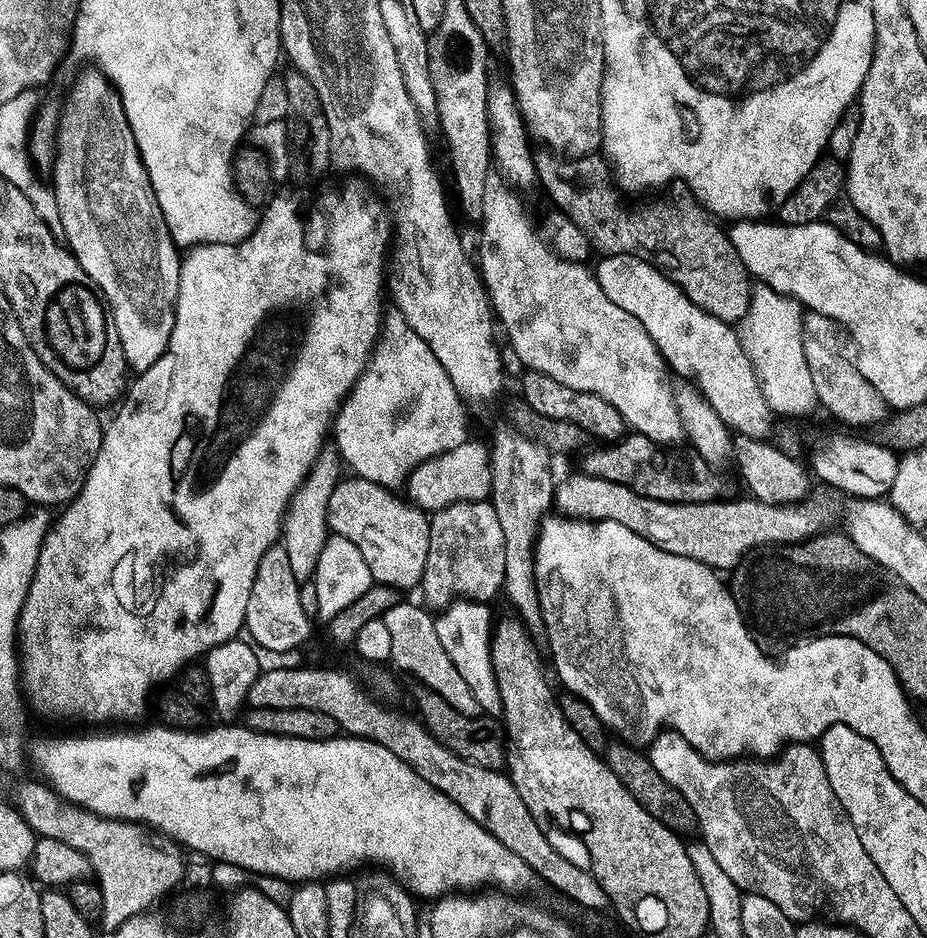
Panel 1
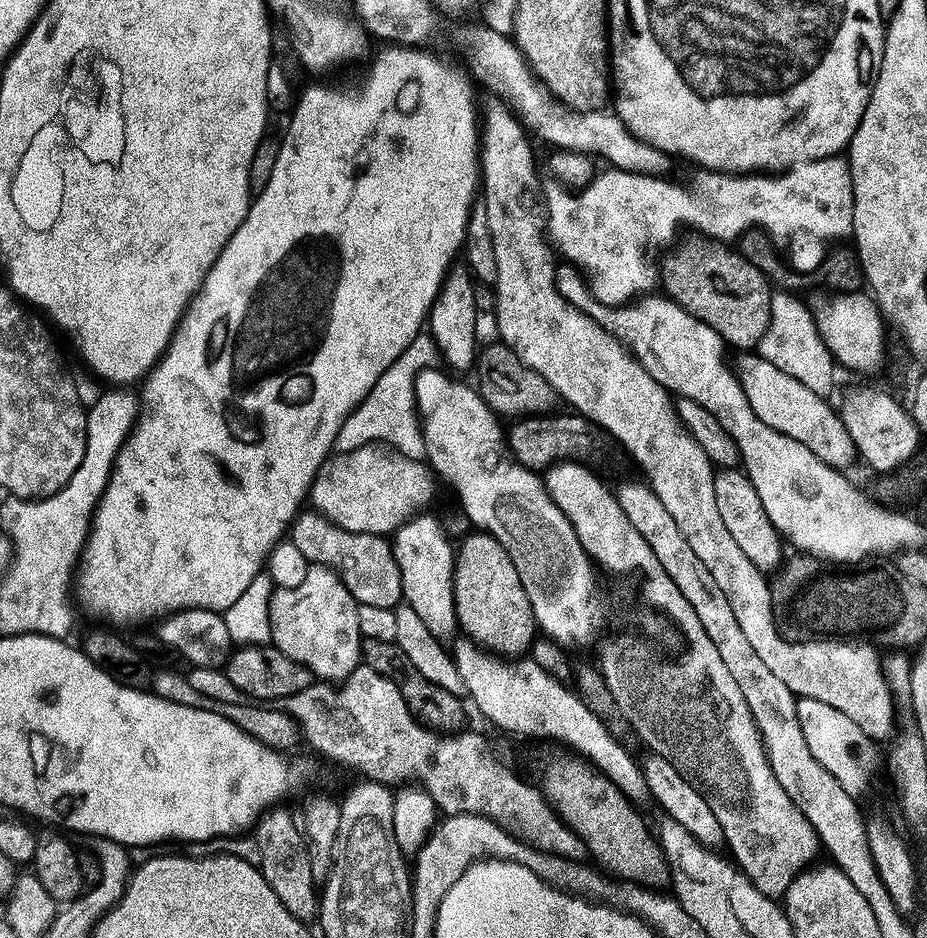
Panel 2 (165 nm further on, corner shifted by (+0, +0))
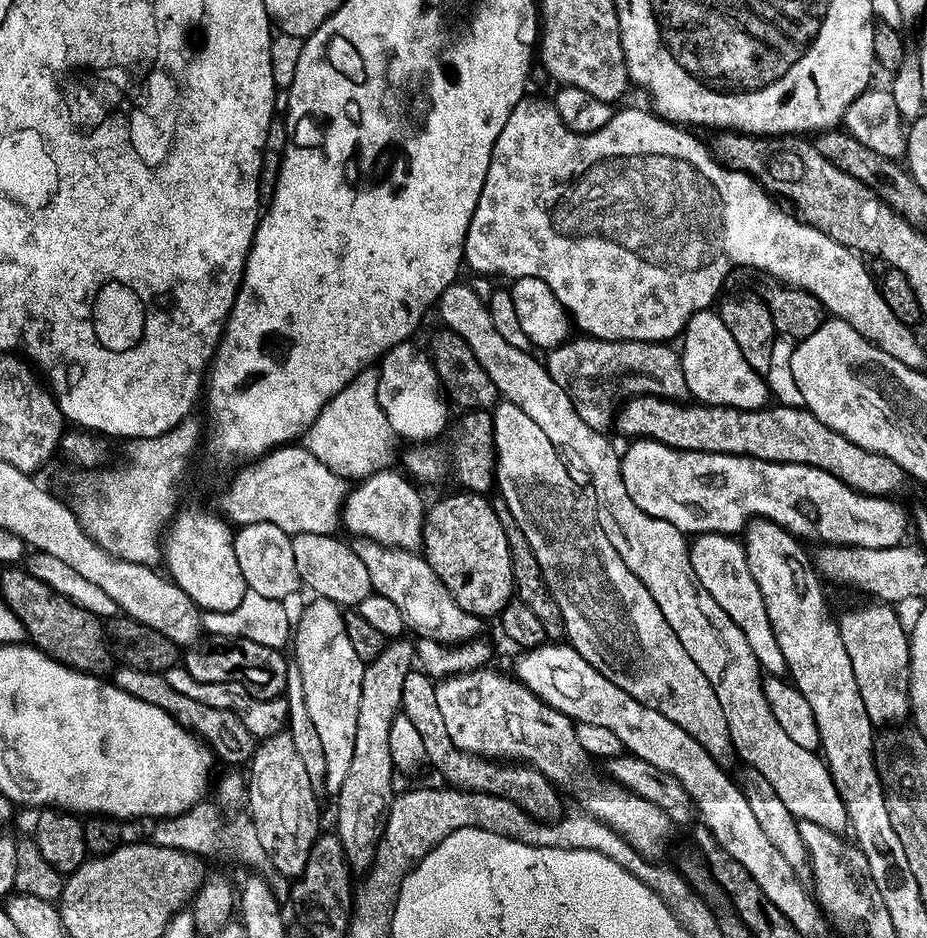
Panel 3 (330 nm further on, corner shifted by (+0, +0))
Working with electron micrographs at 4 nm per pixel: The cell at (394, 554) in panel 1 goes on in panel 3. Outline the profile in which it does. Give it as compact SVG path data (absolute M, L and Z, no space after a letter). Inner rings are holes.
M298 533L291 537L294 552L294 564L297 566L299 583L309 588L310 593L339 606L358 606L362 598L373 593L370 576L366 566L352 548L335 535Z

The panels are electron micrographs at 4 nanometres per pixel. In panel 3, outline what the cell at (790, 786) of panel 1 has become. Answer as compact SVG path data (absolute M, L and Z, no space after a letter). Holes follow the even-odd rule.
M500 402L491 409L492 446L494 449L494 484L500 487L500 496L512 515L518 531L524 535L536 564L540 567L540 576L560 611L560 620L564 623L567 643L572 645L594 670L598 670L620 690L626 691L636 701L659 710L664 717L681 726L694 737L702 747L722 760L732 752L730 730L724 711L706 674L698 670L698 662L686 654L686 646L678 642L678 634L670 630L670 622L658 610L658 602L650 598L650 590L622 562L618 550L610 546L610 538L602 530L596 517L596 504L591 495L577 484L568 472L563 456L542 434L527 414L522 414L518 406Z

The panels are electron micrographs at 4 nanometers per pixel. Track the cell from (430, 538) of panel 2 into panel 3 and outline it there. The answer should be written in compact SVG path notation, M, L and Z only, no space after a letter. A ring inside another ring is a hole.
M391 469L373 471L347 493L341 523L359 538L368 538L386 546L415 551L422 543L426 509L416 487L405 475Z

